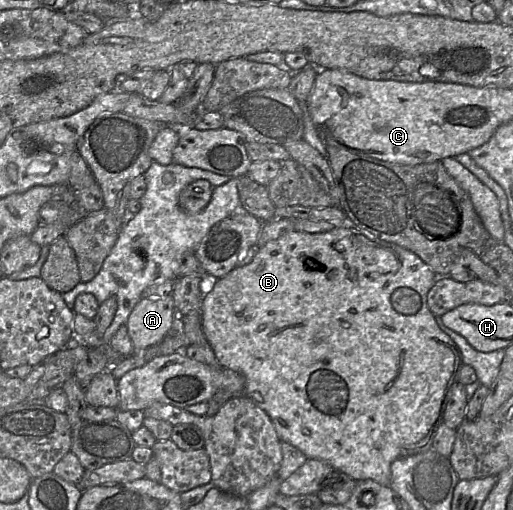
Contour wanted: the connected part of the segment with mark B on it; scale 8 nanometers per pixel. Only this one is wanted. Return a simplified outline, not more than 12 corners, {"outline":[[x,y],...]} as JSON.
{"outline":[[350,225],[207,285],[281,442],[355,481],[432,448],[438,277]]}

